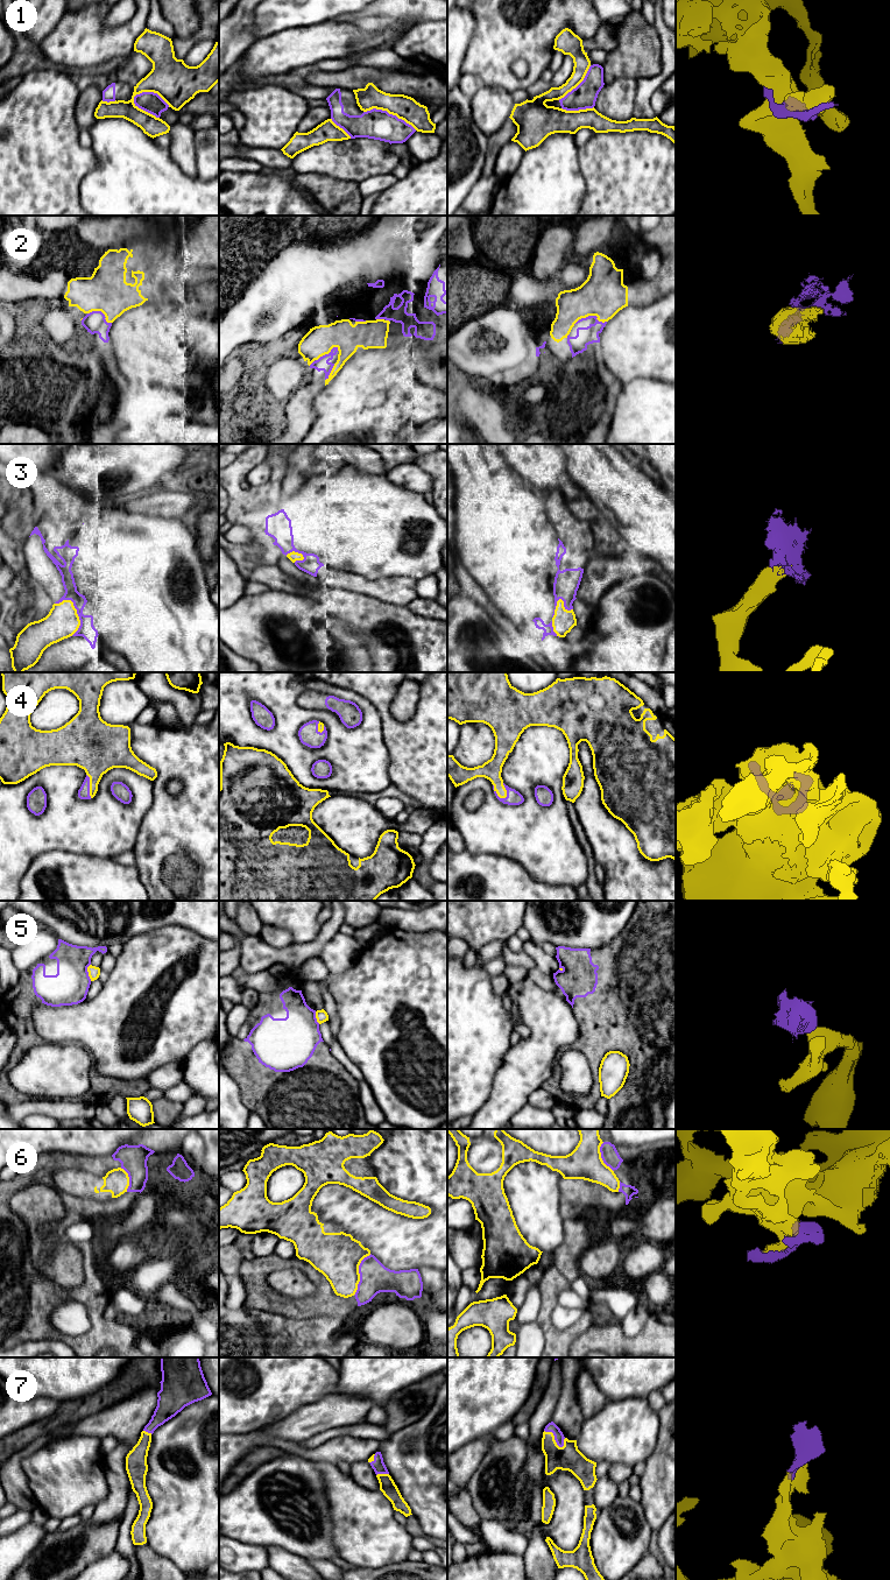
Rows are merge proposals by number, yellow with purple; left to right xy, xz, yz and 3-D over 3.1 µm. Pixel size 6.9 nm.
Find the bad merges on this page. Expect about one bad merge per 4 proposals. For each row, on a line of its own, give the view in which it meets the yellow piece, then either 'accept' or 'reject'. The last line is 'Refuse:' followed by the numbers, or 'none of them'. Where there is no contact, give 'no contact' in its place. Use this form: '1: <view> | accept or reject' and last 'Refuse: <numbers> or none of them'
1: xy | reject
2: yz | accept
3: xy | accept
4: yz | accept
5: xy | reject
6: xz | reject
7: yz | accept
Refuse: 1, 5, 6

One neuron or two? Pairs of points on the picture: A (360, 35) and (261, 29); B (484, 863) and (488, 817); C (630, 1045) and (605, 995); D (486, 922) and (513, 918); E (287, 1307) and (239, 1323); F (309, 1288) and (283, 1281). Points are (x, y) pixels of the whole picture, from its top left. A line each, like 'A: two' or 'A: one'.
A: two
B: two
C: one
D: one
E: two
F: one

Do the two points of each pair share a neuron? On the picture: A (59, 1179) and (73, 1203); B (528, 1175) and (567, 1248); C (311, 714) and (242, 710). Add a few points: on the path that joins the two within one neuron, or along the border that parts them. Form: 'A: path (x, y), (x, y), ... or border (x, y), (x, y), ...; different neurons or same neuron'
A: border (54, 1171), (53, 1185), (58, 1191), (94, 1199); different neurons
B: border (560, 1213), (564, 1240), (551, 1251); different neurons
C: path (292, 711), (277, 696), (255, 696); same neuron

